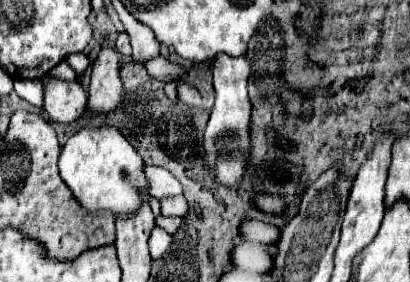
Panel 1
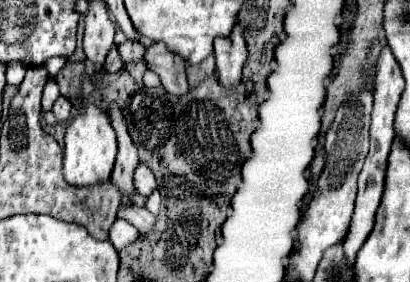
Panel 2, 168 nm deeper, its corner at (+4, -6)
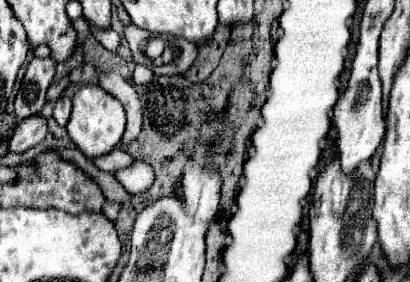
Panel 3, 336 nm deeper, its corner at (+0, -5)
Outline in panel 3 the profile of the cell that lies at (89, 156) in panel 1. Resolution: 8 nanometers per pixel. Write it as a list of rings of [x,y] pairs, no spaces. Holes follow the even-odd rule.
[[[86,85],[78,89],[76,95],[72,97],[72,117],[66,129],[68,129],[70,139],[76,143],[76,147],[88,159],[94,159],[118,147],[124,133],[124,123],[126,123],[126,115],[124,115],[122,103],[118,103],[118,99],[114,99],[114,95],[110,95],[108,91],[102,91],[102,87]]]

